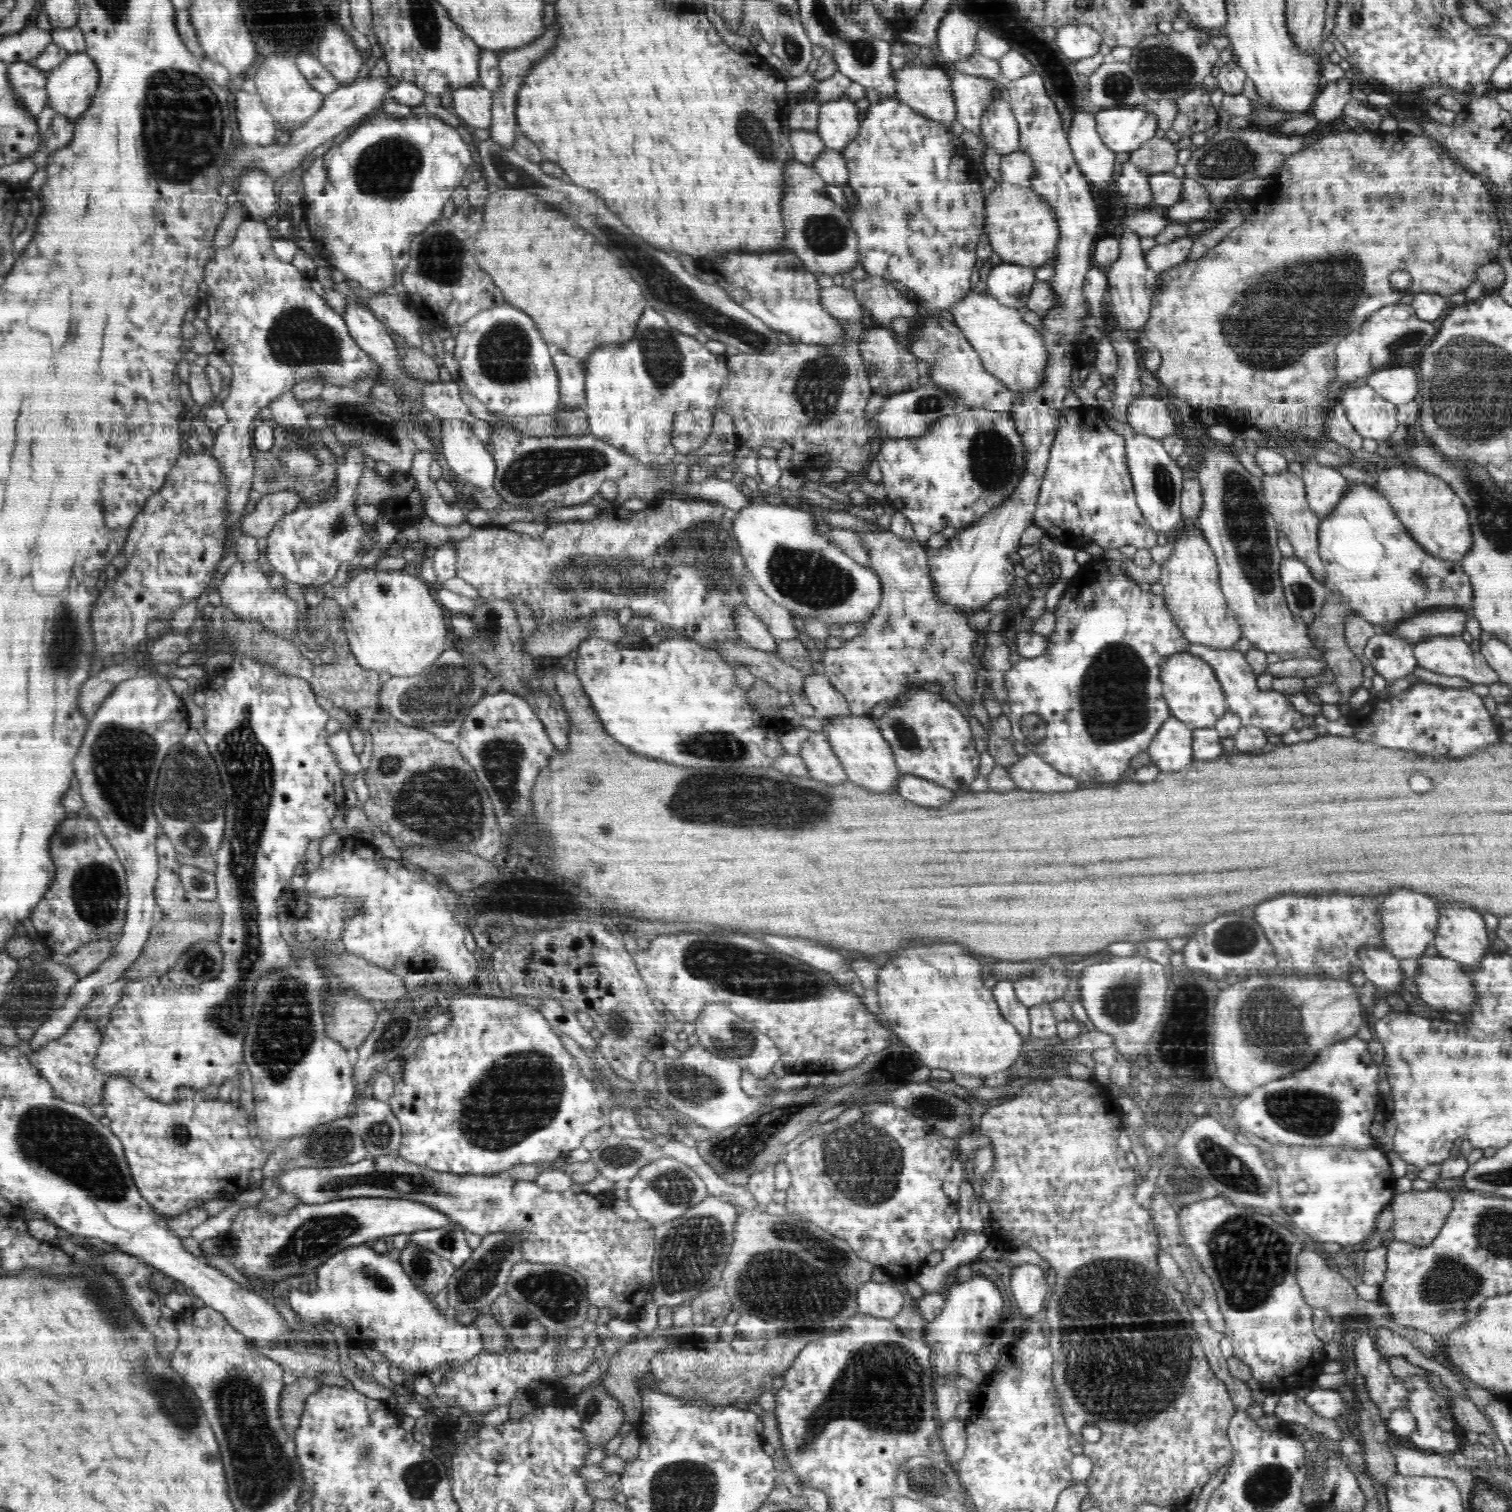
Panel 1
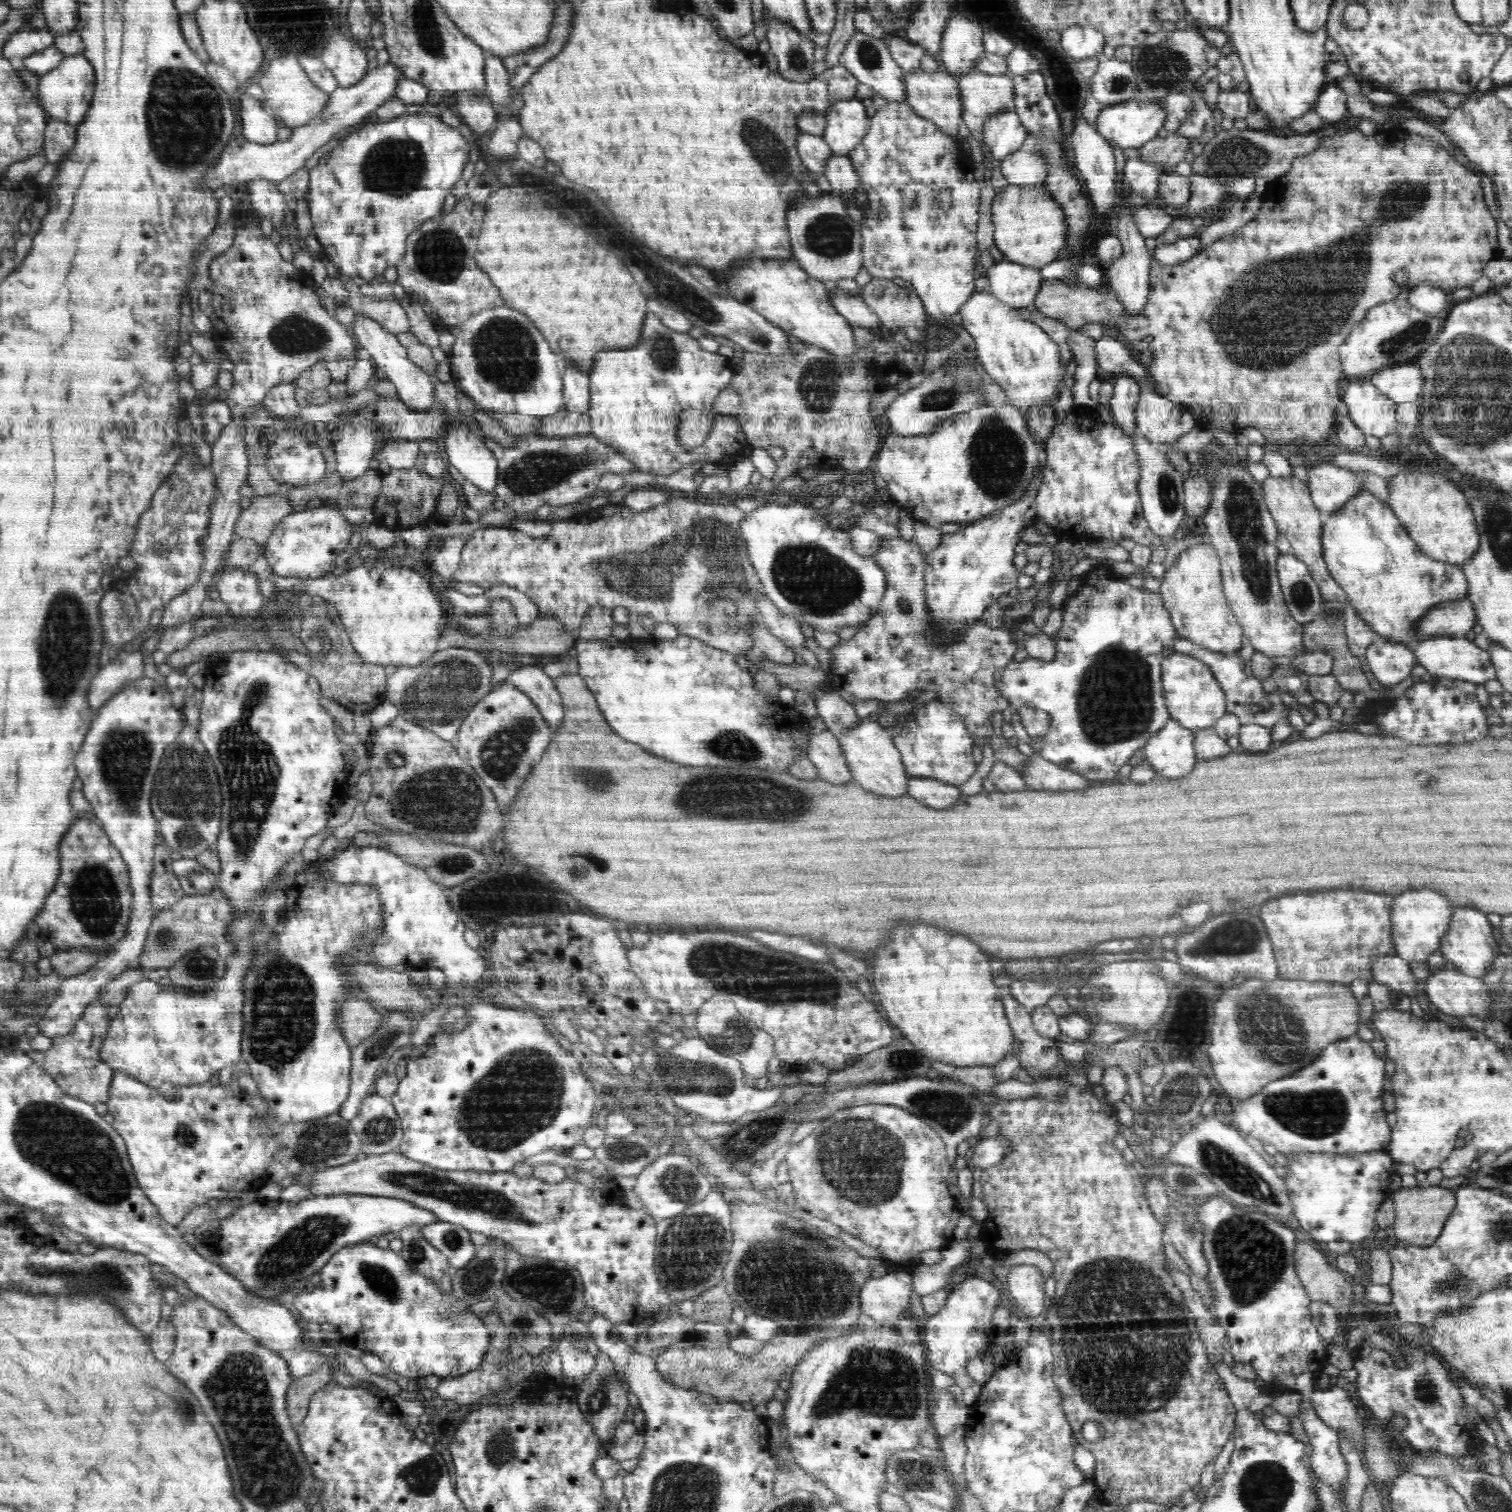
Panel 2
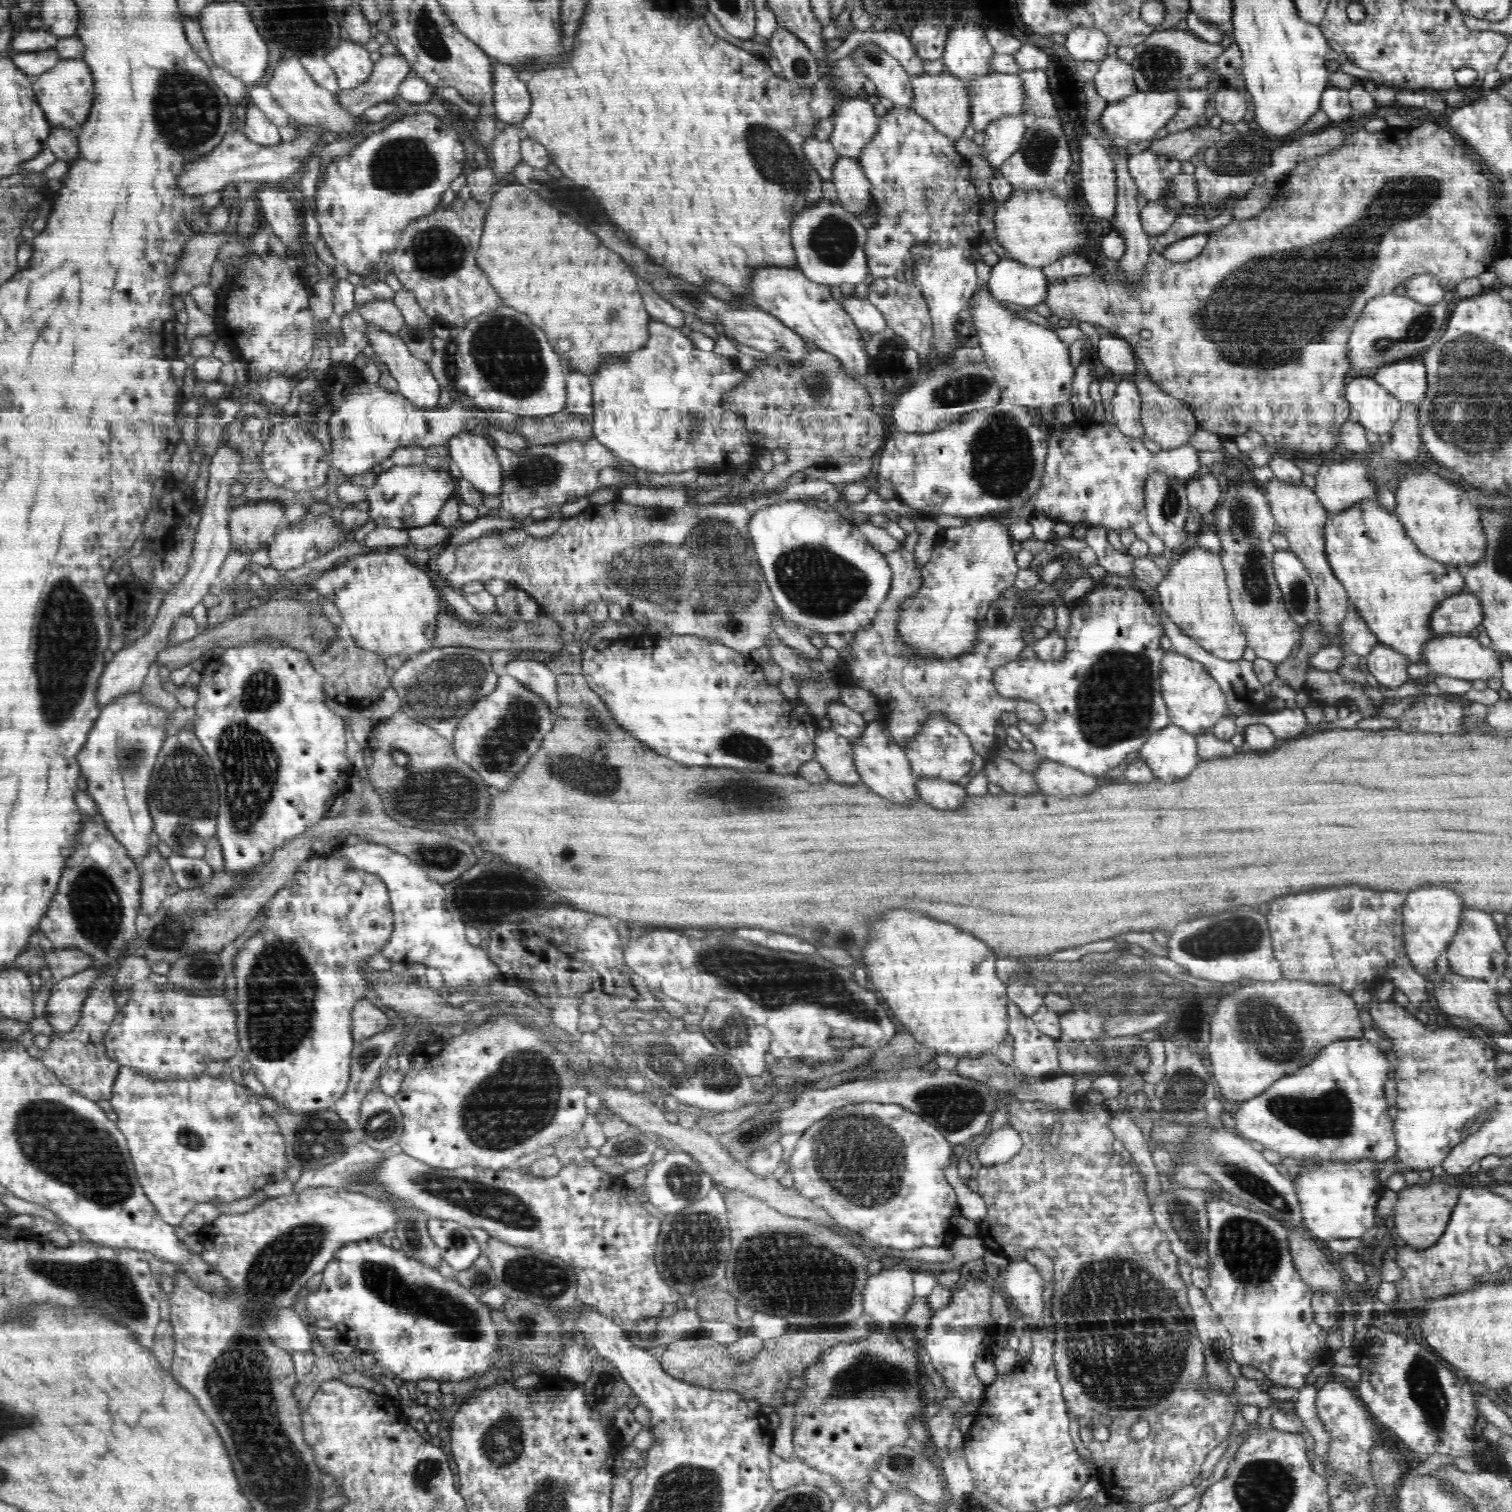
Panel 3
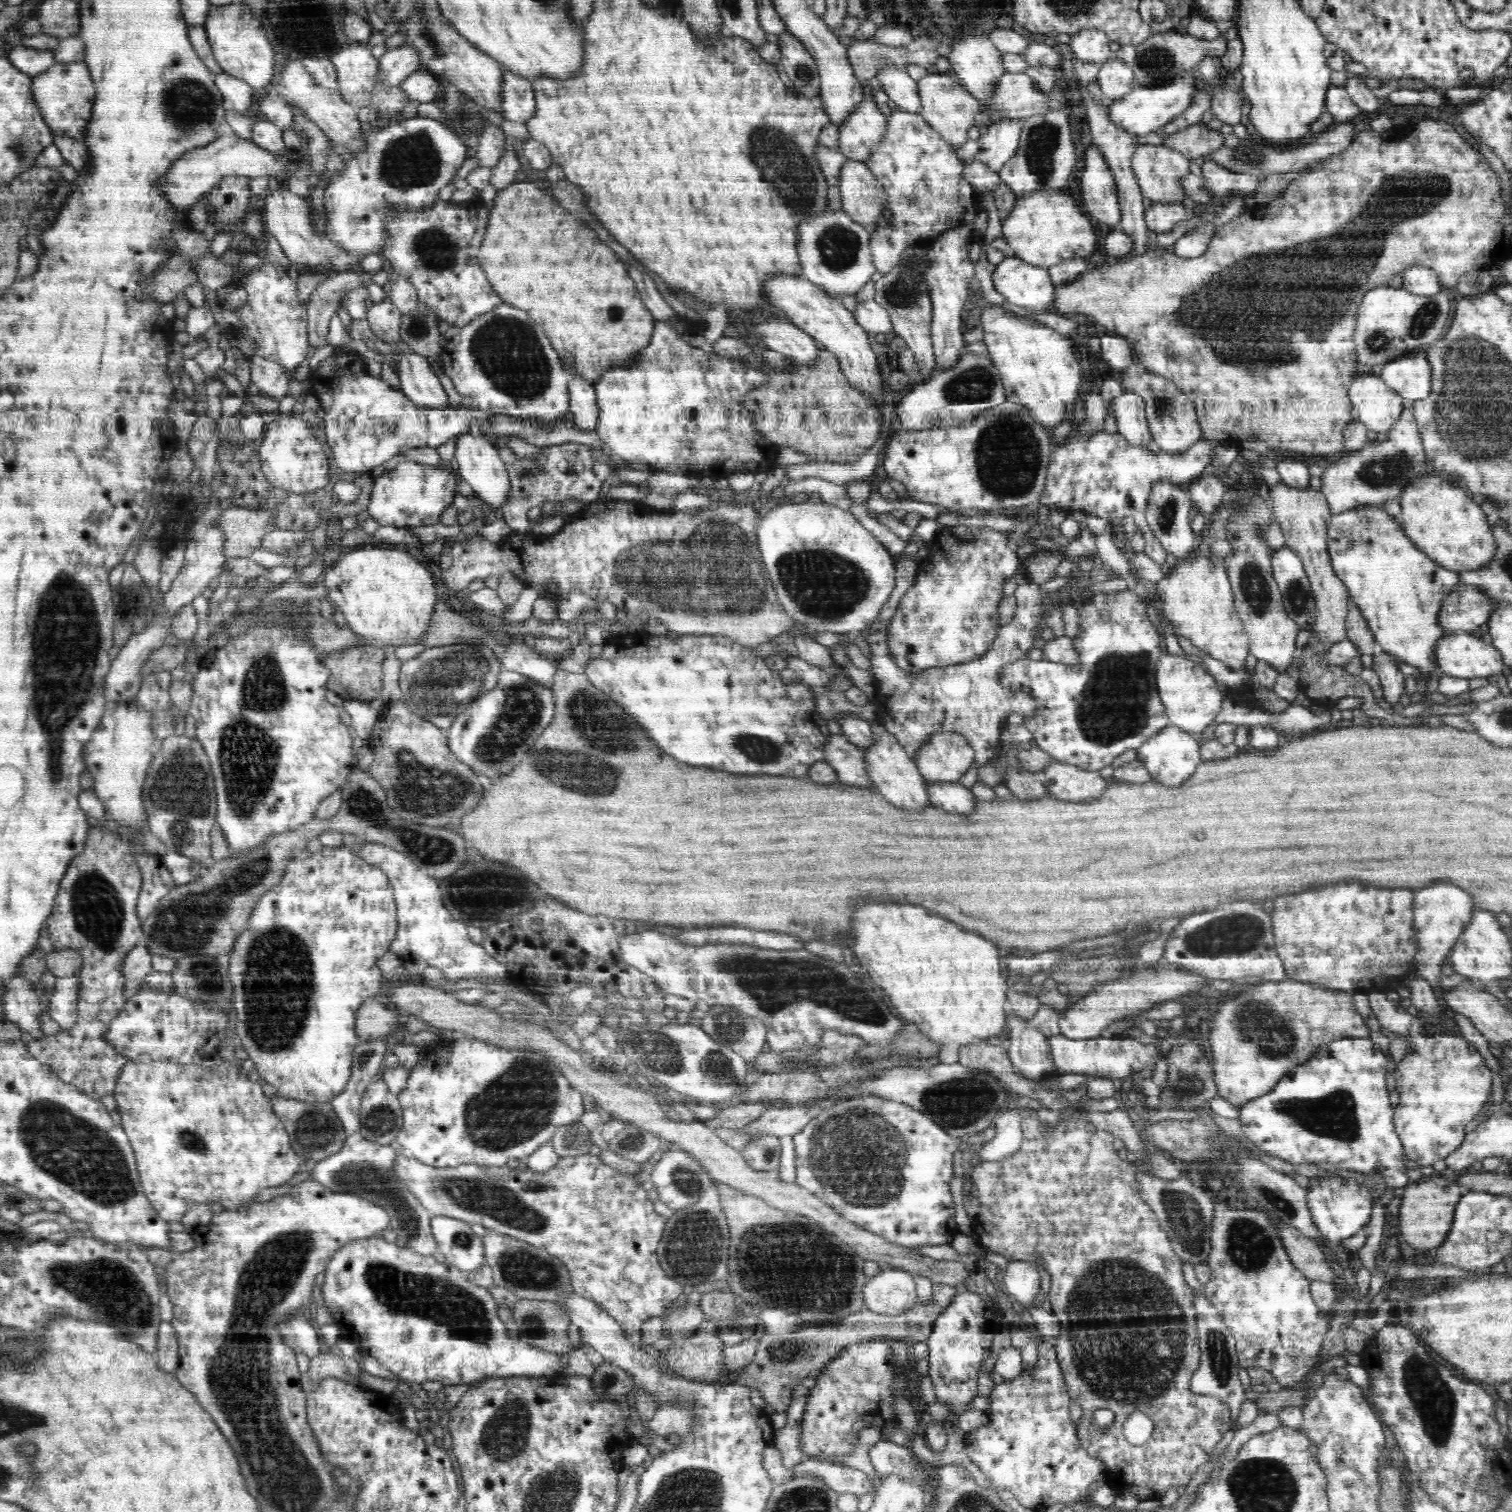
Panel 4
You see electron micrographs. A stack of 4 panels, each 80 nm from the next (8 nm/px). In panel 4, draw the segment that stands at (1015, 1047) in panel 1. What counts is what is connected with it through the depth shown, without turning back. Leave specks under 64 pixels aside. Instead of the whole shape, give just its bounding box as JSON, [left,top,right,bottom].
[852,904,1007,1046]

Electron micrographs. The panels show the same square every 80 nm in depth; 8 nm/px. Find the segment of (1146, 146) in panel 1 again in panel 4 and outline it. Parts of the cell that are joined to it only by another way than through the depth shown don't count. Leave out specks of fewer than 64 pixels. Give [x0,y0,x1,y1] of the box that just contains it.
[1161,123,1226,159]

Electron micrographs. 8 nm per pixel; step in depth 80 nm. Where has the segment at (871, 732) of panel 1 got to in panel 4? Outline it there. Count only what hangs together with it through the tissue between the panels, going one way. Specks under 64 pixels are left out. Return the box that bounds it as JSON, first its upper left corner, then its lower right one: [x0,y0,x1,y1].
[864,721,929,810]

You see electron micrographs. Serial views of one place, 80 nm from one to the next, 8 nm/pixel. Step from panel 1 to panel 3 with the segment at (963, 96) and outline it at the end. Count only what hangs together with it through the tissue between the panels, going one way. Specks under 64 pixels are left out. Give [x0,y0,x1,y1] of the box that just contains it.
[967,73,1026,131]

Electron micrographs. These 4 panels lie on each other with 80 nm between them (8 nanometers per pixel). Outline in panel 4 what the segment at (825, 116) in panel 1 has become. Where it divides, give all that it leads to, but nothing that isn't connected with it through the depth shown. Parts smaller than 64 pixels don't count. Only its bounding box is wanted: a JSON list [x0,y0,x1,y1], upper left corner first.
[838,99,887,162]

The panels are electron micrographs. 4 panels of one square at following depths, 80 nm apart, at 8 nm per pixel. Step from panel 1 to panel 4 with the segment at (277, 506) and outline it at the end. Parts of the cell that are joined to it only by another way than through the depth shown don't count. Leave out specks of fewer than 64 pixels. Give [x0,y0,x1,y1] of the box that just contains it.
[216,505,276,557]

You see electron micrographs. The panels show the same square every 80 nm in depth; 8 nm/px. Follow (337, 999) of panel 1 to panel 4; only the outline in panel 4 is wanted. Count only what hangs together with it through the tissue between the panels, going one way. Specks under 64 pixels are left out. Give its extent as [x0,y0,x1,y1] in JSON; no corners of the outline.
[355,998,442,1047]

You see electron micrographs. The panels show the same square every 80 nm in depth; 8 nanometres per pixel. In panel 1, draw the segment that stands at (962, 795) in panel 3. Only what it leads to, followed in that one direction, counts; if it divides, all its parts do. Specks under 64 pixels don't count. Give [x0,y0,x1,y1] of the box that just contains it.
[895,775,956,808]

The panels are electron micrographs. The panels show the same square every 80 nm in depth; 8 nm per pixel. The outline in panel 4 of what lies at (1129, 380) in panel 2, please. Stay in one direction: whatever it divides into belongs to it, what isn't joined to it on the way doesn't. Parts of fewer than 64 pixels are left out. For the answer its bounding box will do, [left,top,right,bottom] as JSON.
[1112,389,1151,447]

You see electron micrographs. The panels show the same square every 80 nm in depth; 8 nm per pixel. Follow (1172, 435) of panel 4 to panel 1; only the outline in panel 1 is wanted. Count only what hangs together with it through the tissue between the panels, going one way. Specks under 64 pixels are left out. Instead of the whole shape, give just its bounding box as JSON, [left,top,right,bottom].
[1128,393,1180,439]

